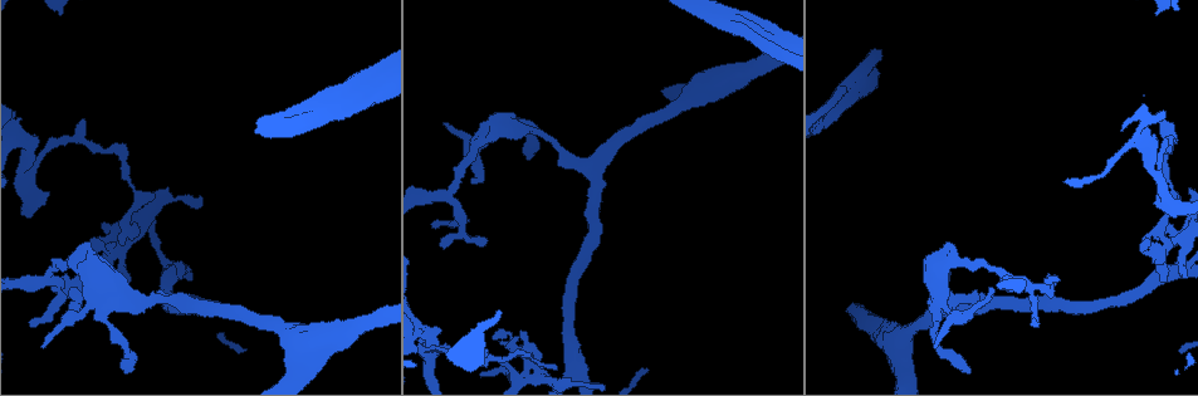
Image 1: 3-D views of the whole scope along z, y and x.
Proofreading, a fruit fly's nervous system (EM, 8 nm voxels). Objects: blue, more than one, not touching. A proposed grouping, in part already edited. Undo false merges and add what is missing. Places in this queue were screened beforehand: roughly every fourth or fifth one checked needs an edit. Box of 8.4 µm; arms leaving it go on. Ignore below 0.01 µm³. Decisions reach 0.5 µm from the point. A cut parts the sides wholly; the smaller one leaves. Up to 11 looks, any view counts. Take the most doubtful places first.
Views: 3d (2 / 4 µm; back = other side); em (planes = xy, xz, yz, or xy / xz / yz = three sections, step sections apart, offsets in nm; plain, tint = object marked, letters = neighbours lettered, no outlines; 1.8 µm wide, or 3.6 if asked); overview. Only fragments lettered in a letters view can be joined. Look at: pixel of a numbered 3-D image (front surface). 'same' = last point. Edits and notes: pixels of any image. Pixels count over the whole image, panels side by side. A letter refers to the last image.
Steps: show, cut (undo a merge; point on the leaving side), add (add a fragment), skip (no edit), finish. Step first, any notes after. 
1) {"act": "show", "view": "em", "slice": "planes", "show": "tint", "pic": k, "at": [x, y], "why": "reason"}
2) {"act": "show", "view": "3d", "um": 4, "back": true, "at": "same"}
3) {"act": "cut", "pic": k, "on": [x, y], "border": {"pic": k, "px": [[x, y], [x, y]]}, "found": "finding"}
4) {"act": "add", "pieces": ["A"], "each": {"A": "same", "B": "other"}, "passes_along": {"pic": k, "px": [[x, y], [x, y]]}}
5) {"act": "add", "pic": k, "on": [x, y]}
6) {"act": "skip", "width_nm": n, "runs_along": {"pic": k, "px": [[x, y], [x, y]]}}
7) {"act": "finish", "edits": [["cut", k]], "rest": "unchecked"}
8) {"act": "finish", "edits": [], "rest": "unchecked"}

{"act": "show", "view": "3d", "um": 2, "back": true, "pic": 1, "at": [524, 332]}

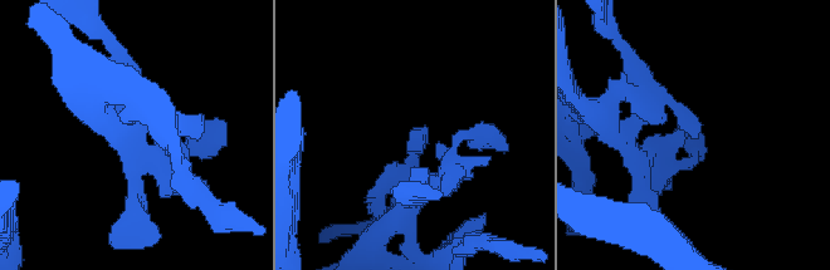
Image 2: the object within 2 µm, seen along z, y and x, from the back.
{"act": "show", "view": "em", "slice": "yz", "step": 16, "show": "letters", "pic": 2, "at": [412, 131]}

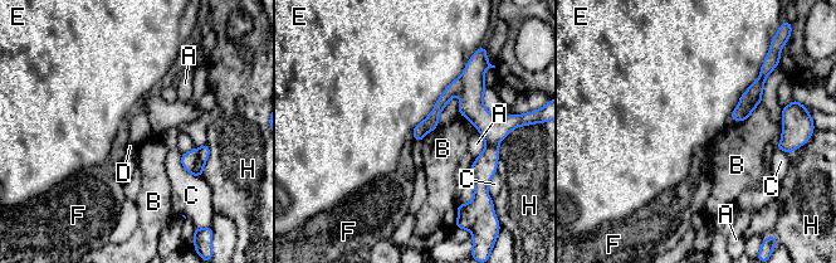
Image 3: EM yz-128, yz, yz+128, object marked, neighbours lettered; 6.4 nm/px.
{"act": "skip", "width_nm": 90, "each": {"A": "other", "B": "other", "C": "other", "D": "other", "E": "other", "F": "other", "H": "other"}, "border": {"pic": 3, "px": [[467, 62], [463, 73], [411, 132]]}, "found": "none of them fits"}

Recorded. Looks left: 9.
{"act": "show", "view": "em", "um": 3.6, "slice": "planes", "show": "tint", "pic": 1, "at": [431, 346], "why": "sharp bend"}

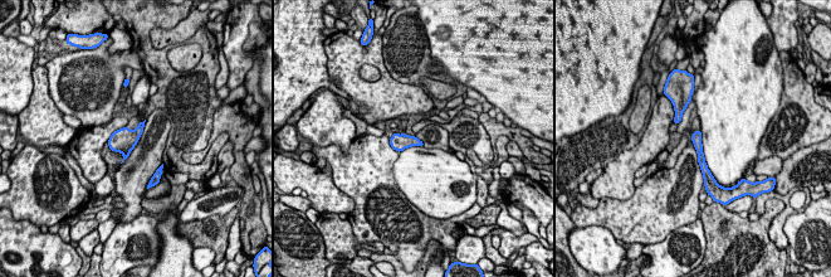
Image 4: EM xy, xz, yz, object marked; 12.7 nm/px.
{"act": "show", "view": "em", "um": 3.6, "slice": "planes", "show": "letters", "at": "same", "why": "what lies round it"}

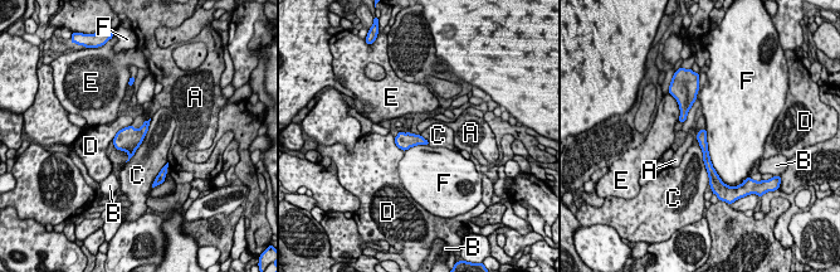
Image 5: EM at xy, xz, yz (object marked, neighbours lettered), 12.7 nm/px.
{"act": "skip", "width_nm": 130, "each": {"A": "other", "B": "other", "C": "other", "D": "other", "E": "other", "F": "other"}, "runs_along": {"pic": 5, "px": [[702, 132], [706, 159], [713, 173]]}, "found": "one cell here"}

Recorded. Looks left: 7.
{"act": "show", "view": "em", "slice": "planes", "show": "tint", "pic": 1, "at": [98, 297], "why": "thick turns thin"}

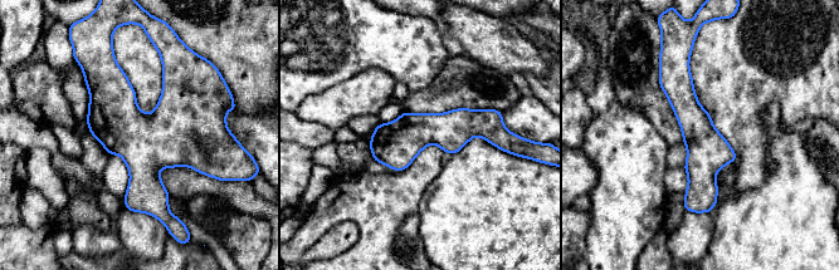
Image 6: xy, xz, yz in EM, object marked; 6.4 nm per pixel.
{"act": "show", "view": "em", "slice": "planes", "show": "letters", "at": "same", "why": "what lies round it"}

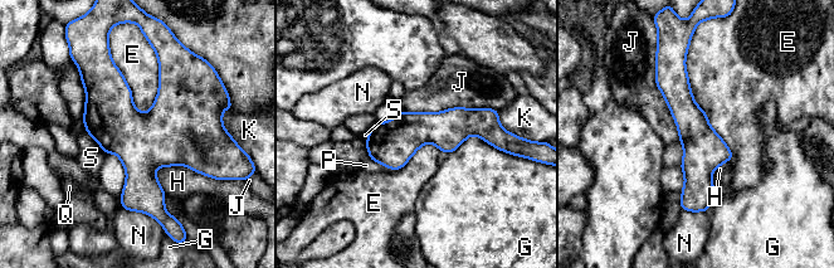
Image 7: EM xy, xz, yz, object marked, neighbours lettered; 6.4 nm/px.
{"act": "skip", "each": {"E": "other", "G": "other", "H": "other", "J": "other", "K": "other", "N": "other", "P": "other", "Q": "other", "S": "other"}, "runs_along": {"pic": 7, "px": [[679, 59], [696, 134], [692, 208]]}, "found": "continuous, no second cell"}

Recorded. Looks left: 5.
{"act": "show", "view": "em", "um": 3.6, "slice": "planes", "show": "letters", "pic": 1, "at": [837, 107]}

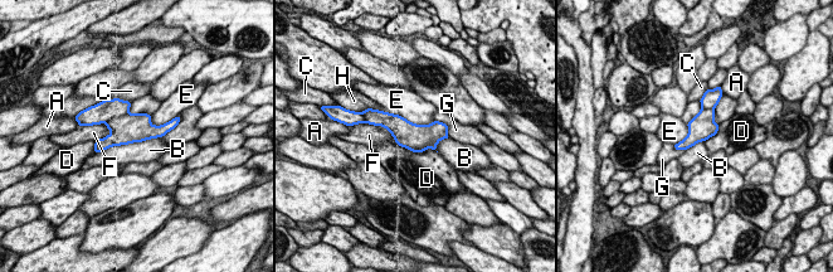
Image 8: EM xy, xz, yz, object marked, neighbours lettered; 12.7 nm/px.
{"act": "cut", "pic": 8, "on": [102, 112], "each": {"A": "other", "B": "other", "C": "other", "D": "other", "E": "other", "F": "other", "G": "other", "H": "other"}, "found": "two cells meet here"}

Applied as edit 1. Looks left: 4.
{"act": "finish", "edits": [["cut", 8]], "rest": "unchecked"}

